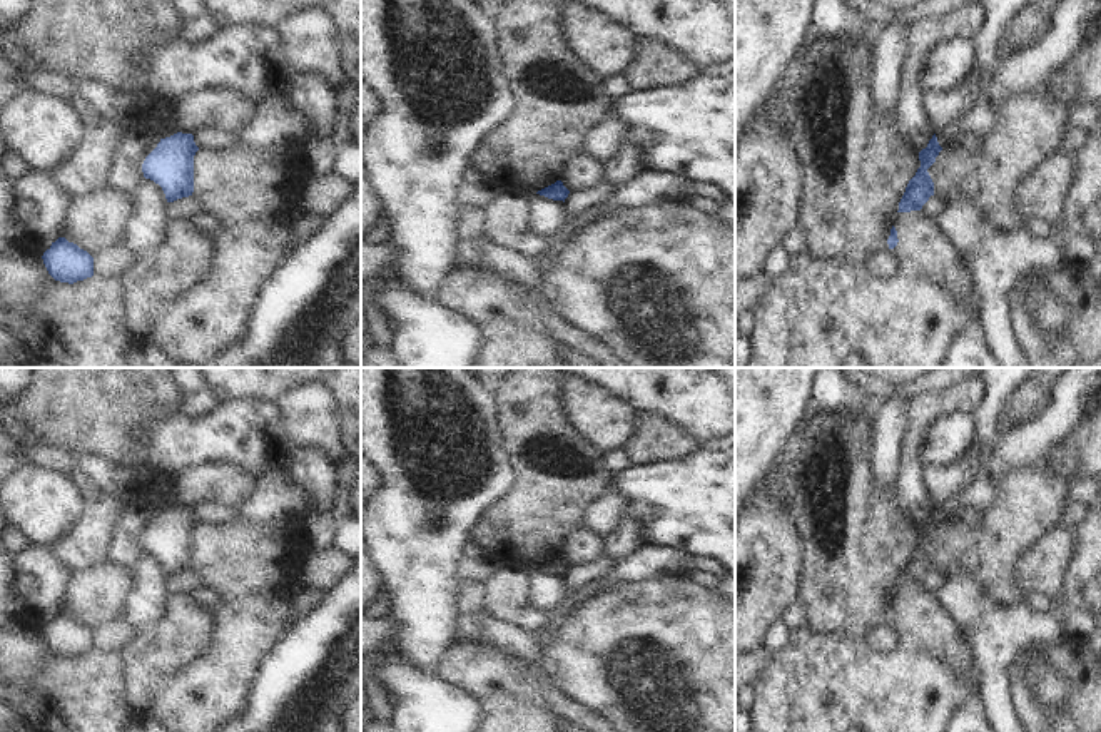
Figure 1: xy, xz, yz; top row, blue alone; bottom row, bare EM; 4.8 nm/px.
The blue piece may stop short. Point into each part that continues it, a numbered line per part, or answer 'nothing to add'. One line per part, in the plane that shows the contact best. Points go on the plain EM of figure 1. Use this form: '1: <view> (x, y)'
nothing to add

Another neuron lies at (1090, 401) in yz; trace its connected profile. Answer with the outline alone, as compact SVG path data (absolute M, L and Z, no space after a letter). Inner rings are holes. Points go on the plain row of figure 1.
M1088 388L1079 398L1079 418L1084 419L1101 408L1101 391Z

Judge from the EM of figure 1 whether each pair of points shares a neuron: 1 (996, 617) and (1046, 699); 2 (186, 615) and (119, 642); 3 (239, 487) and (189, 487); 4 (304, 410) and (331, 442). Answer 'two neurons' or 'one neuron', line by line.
1: two neurons
2: two neurons
3: one neuron
4: one neuron

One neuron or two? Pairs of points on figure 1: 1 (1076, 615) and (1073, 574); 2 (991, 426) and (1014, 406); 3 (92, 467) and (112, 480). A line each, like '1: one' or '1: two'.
1: two
2: two
3: one

